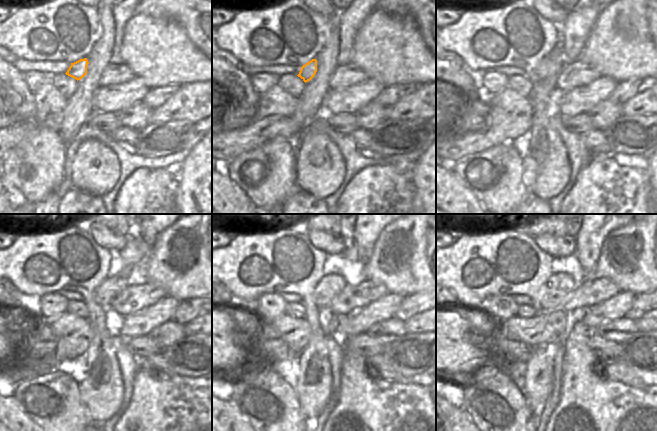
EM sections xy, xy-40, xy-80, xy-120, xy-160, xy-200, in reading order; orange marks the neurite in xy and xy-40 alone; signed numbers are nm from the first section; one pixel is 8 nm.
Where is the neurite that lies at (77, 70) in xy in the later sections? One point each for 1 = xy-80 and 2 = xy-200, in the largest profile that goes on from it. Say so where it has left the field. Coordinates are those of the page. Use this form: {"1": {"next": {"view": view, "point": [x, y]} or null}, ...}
{"1": {"next": {"view": "xy-80", "point": [541, 72]}}, "2": {"next": {"view": "xy-200", "point": [558, 288]}}}

